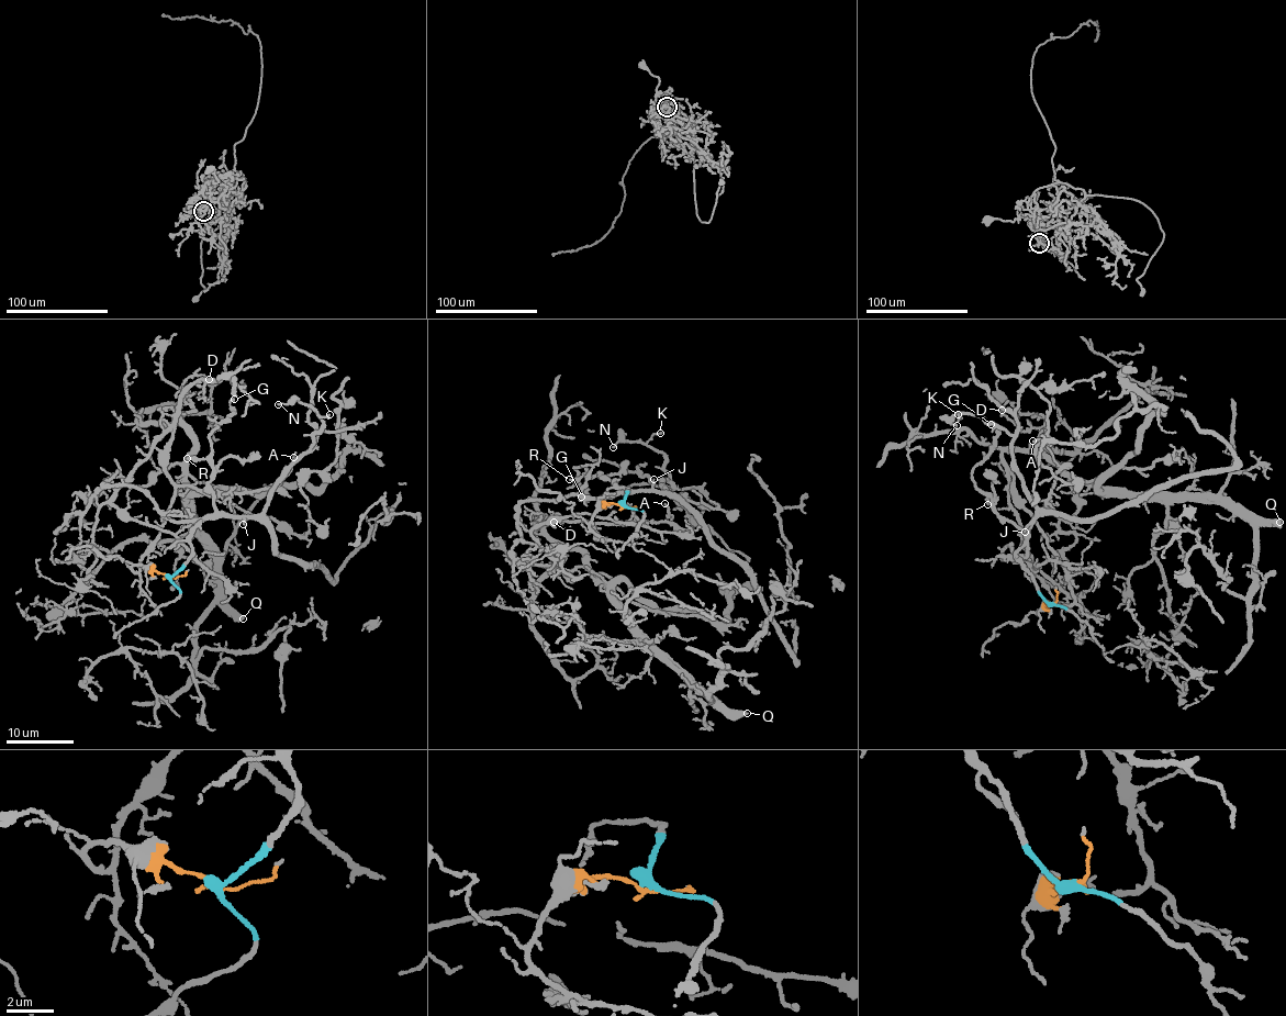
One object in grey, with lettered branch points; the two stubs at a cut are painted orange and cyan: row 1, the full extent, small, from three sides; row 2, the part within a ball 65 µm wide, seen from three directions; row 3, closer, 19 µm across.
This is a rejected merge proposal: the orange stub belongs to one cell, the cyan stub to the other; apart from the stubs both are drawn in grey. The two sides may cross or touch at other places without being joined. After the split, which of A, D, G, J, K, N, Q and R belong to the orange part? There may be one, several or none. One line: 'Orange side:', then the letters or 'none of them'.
Orange side: A, D, Q

